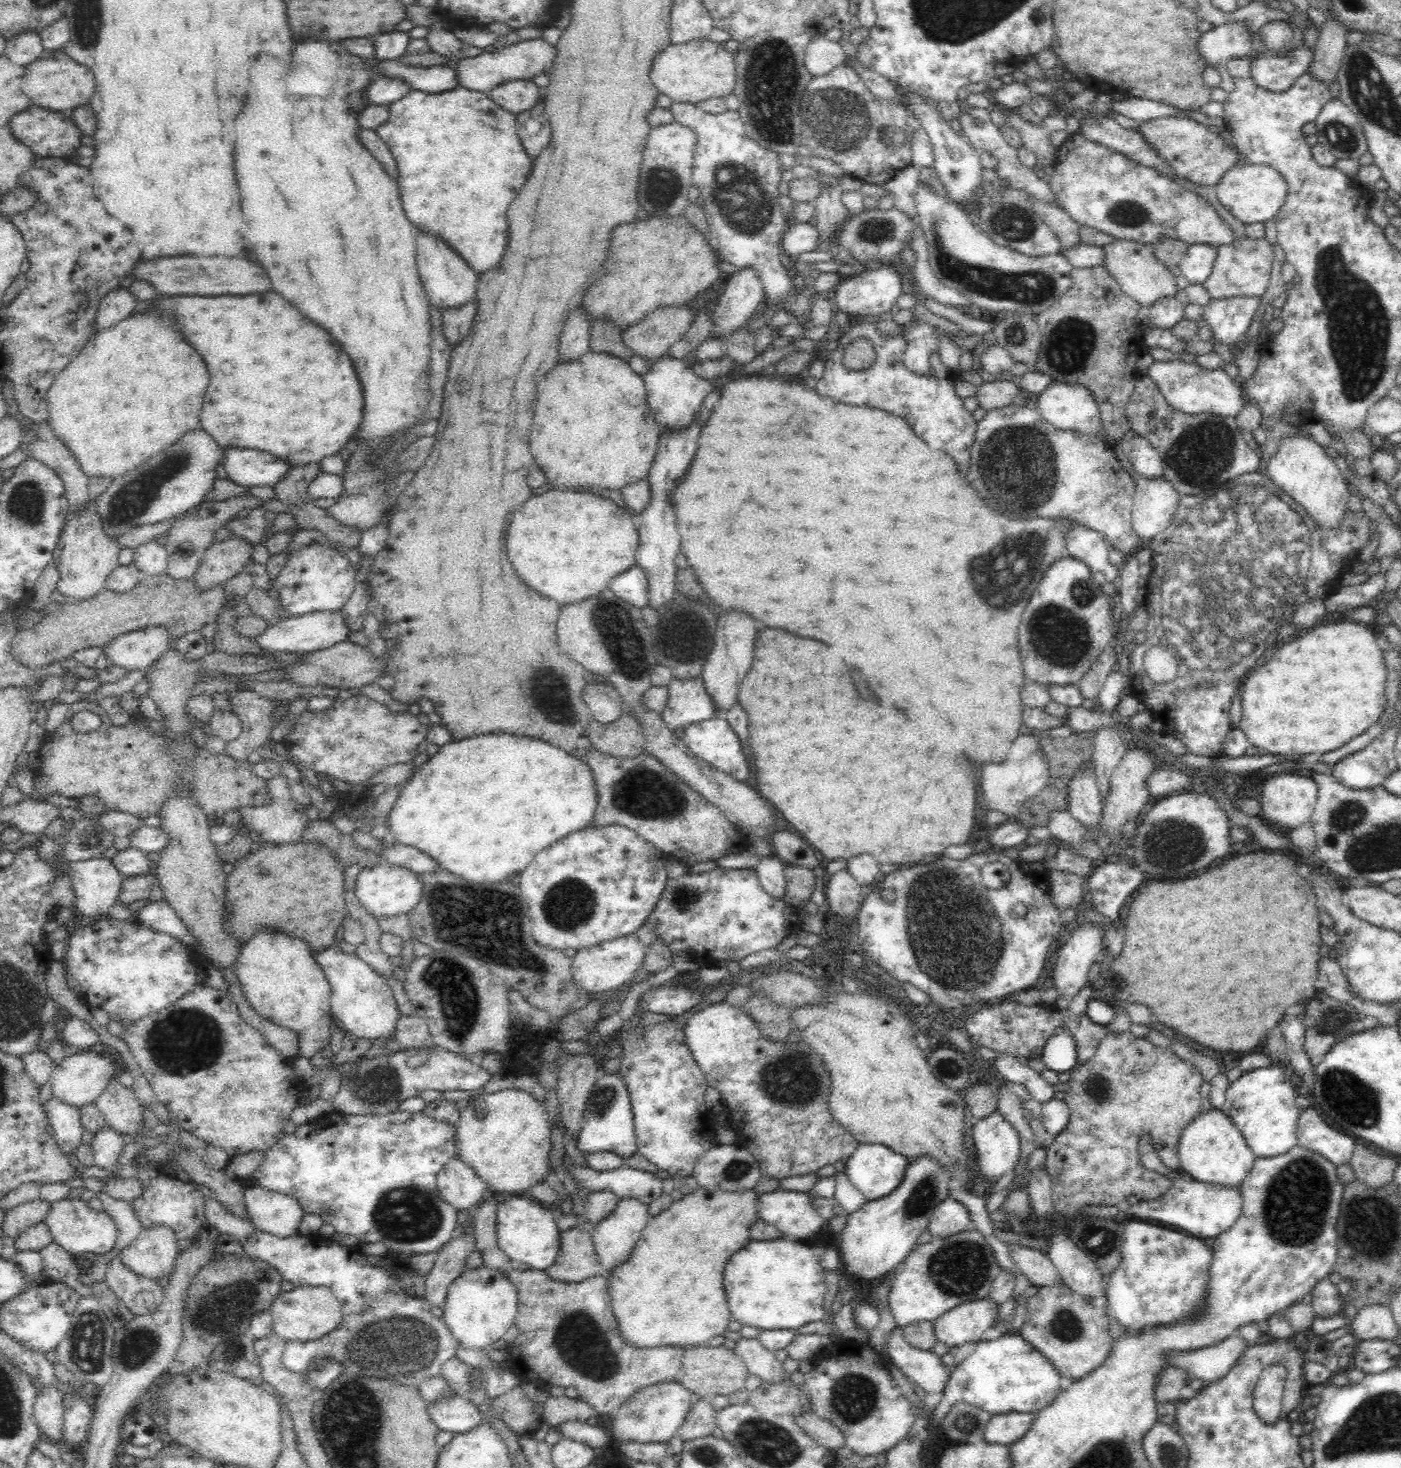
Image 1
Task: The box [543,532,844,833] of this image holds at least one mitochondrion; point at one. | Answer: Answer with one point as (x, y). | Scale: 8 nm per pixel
(641, 793)

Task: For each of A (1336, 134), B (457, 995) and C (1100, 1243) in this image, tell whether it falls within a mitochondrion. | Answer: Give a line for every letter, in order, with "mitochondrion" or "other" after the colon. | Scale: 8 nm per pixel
A: mitochondrion
B: mitochondrion
C: mitochondrion

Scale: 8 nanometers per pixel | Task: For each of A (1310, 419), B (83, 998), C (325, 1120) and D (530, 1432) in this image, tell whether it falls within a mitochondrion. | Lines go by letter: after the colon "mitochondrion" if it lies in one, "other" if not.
A: other
B: other
C: other
D: other

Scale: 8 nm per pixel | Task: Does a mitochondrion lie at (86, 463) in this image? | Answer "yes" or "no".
no

